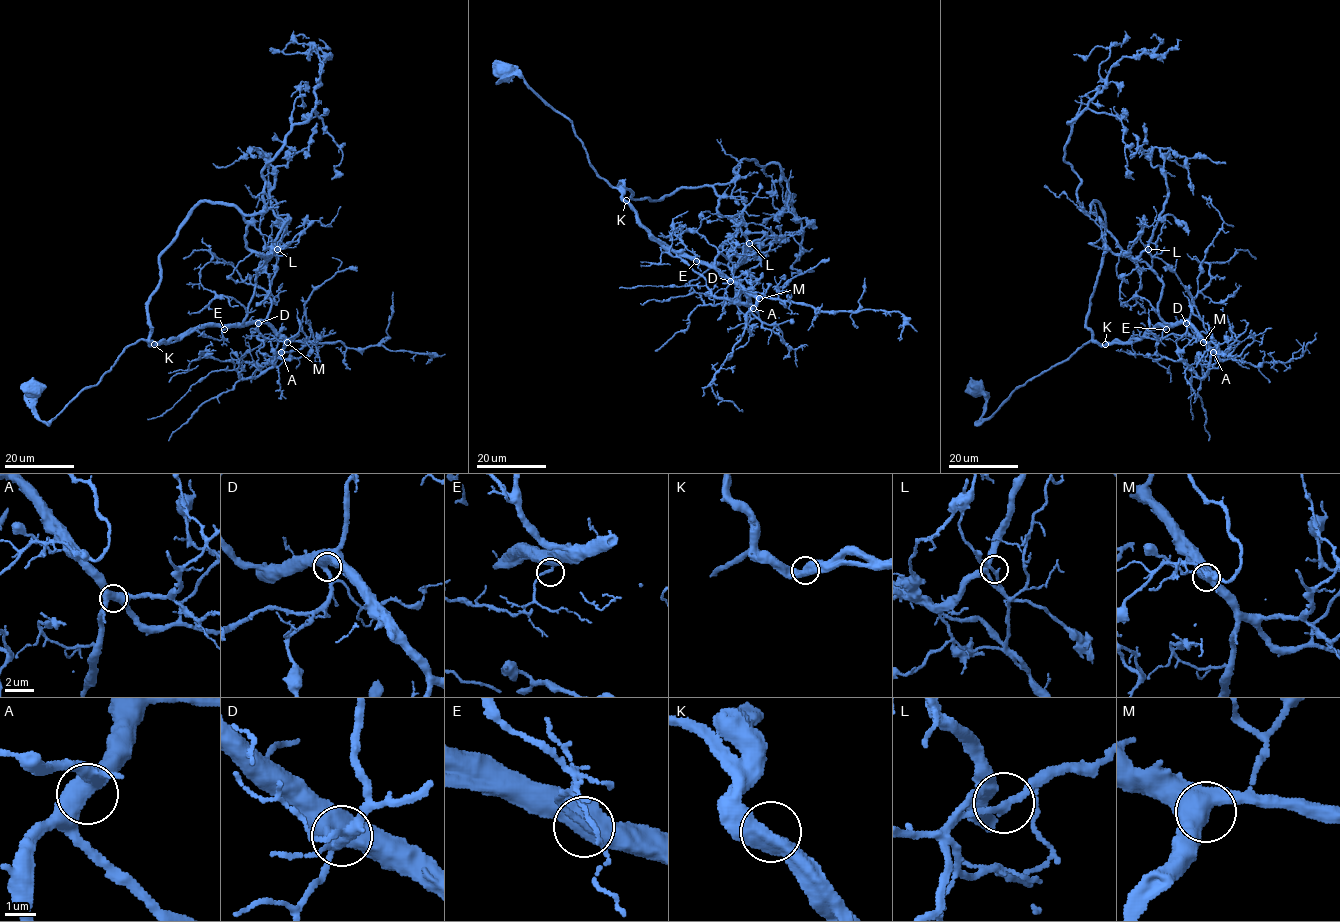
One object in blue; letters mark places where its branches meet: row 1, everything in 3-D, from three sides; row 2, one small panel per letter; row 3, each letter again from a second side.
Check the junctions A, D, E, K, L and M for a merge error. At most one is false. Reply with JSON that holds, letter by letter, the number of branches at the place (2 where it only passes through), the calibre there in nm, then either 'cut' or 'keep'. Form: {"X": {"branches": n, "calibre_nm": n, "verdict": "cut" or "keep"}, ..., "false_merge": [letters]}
{"A": {"branches": 3, "calibre_nm": 500, "verdict": "keep"}, "D": {"branches": 2, "calibre_nm": 600, "verdict": "keep"}, "E": {"branches": 2, "calibre_nm": 280, "verdict": "keep"}, "K": {"branches": 2, "calibre_nm": 600, "verdict": "keep"}, "L": {"branches": 2, "calibre_nm": 240, "verdict": "keep"}, "M": {"branches": 3, "calibre_nm": 480, "verdict": "keep"}, "false_merge": []}

